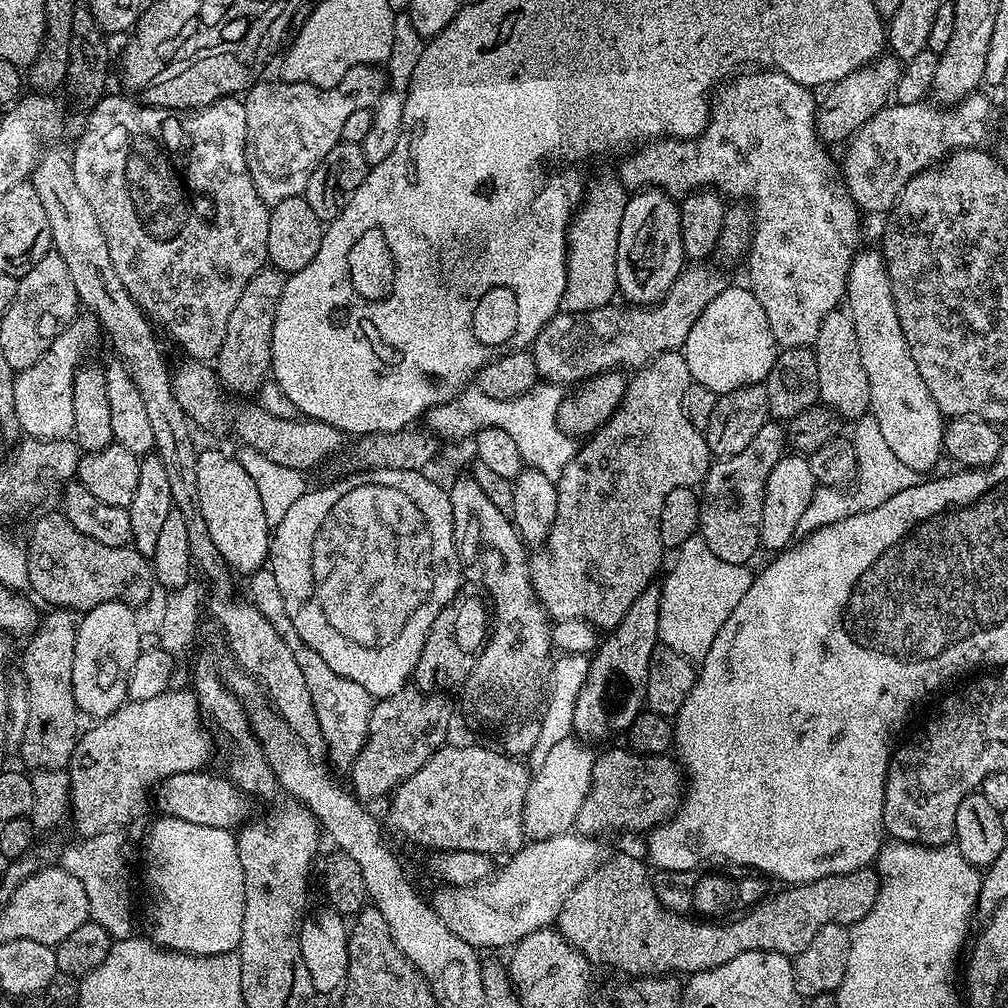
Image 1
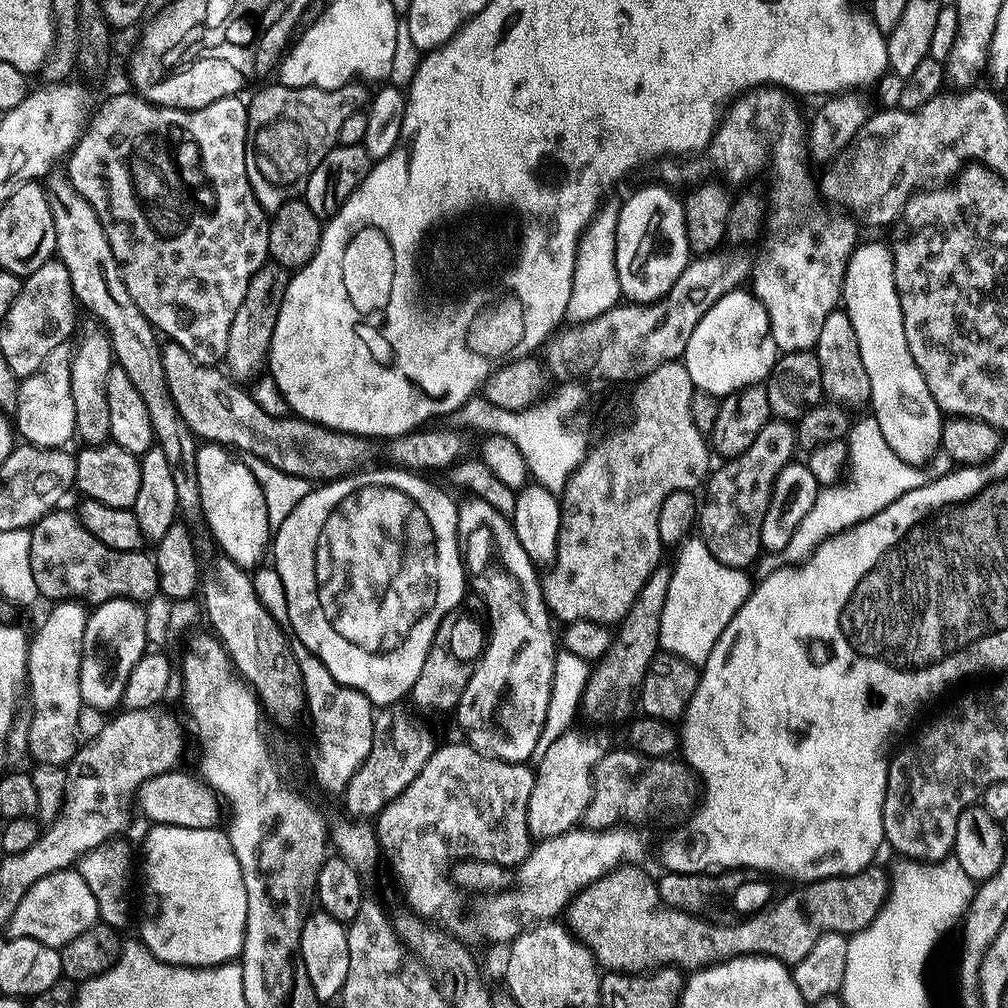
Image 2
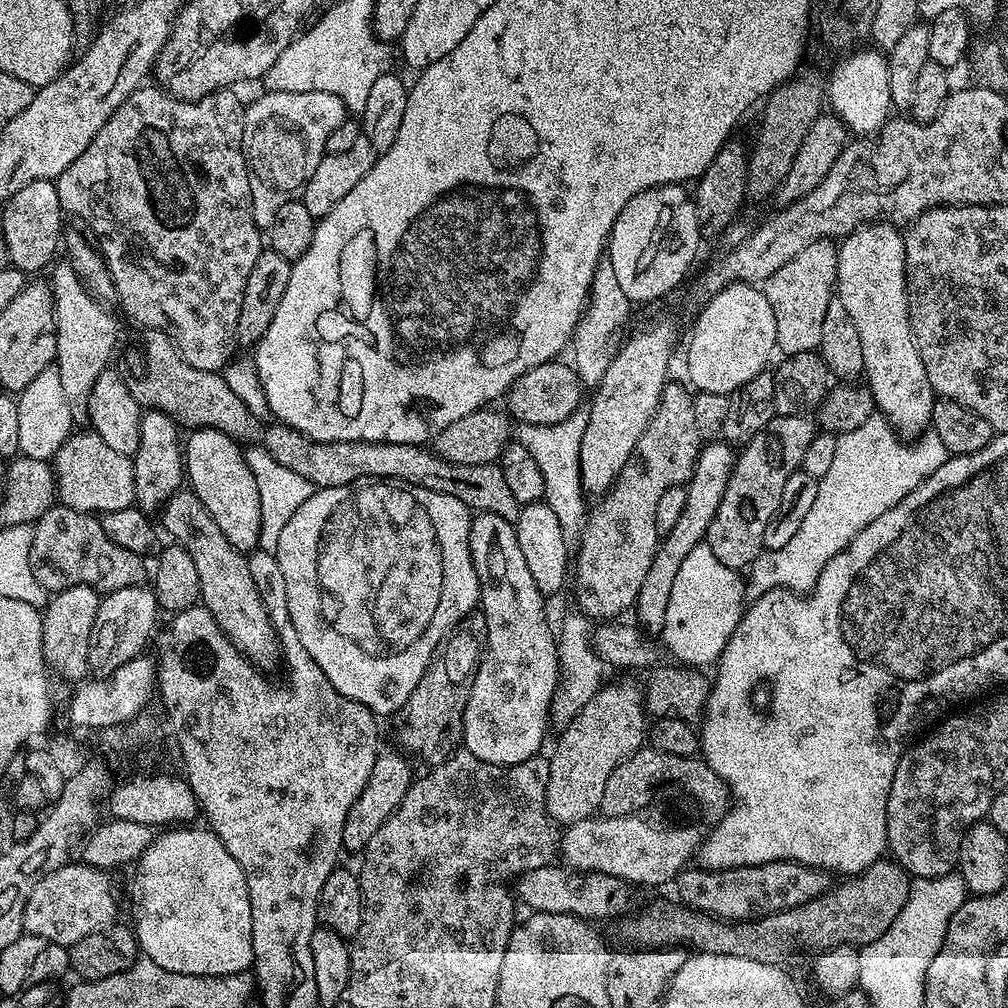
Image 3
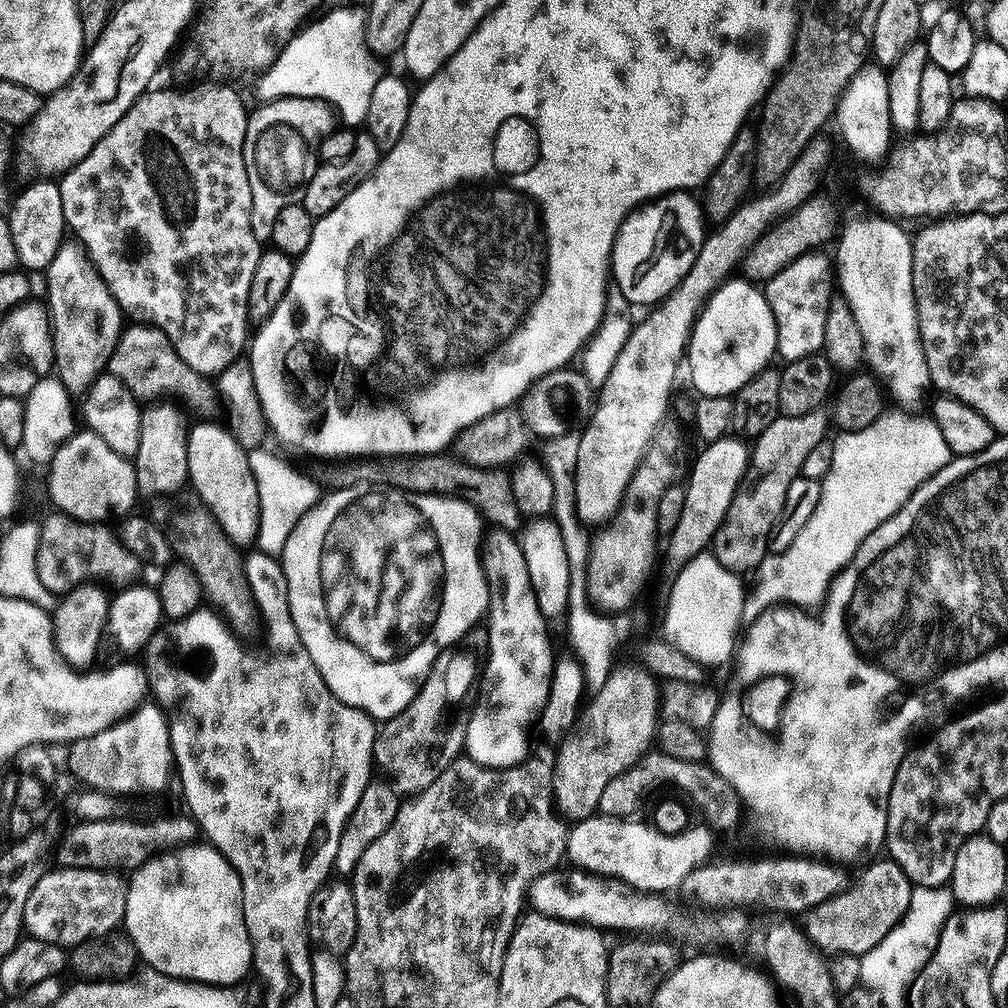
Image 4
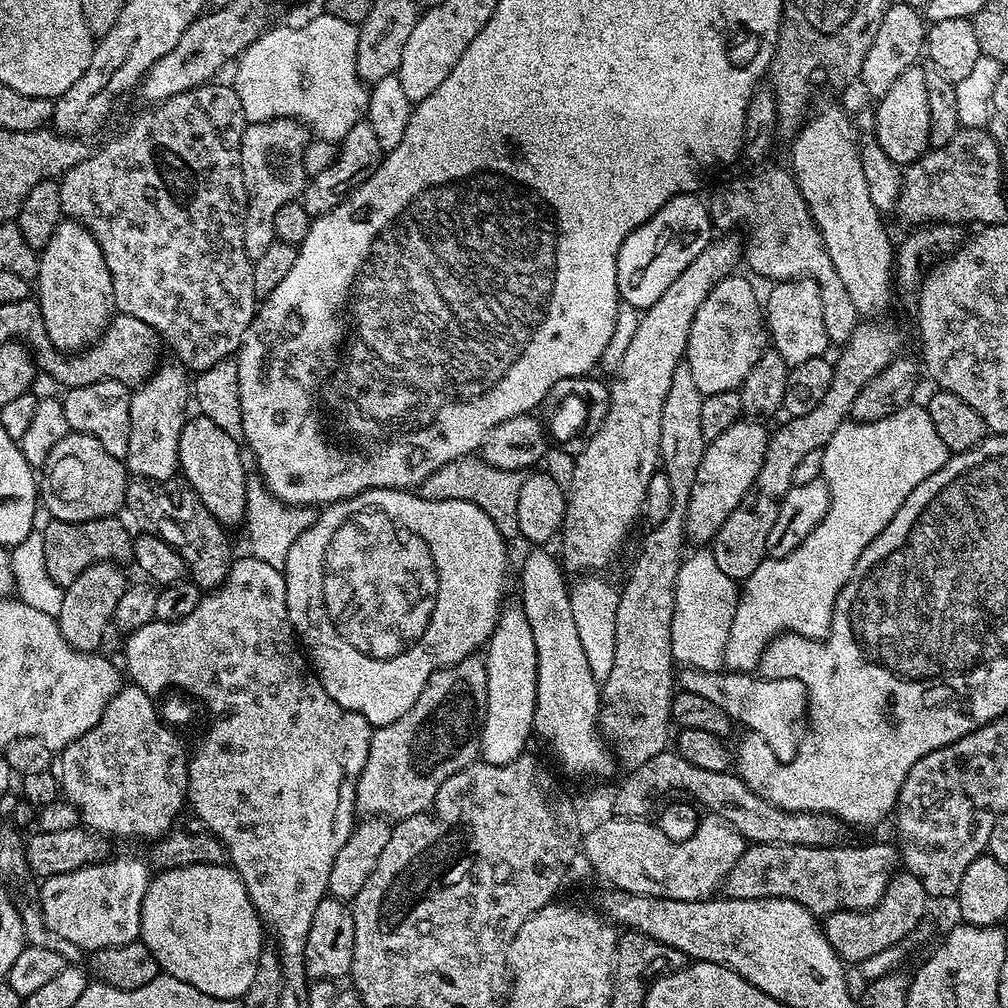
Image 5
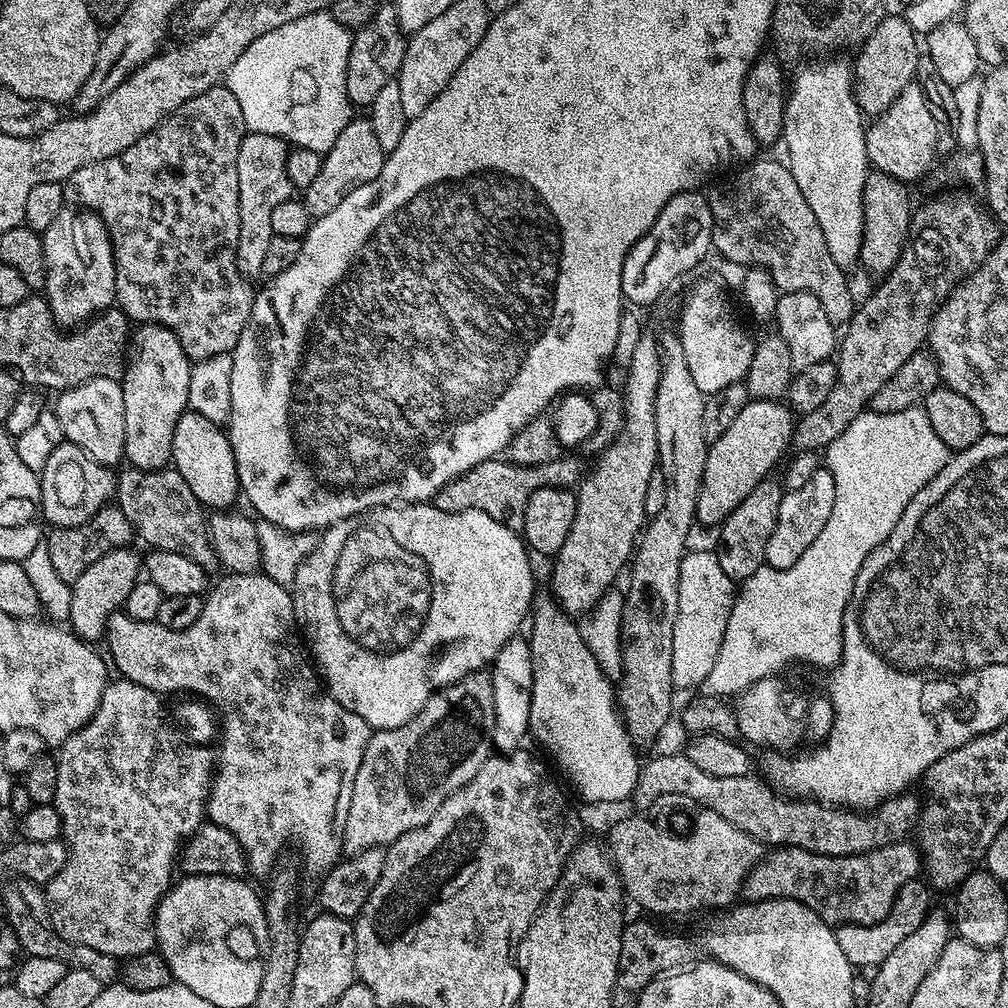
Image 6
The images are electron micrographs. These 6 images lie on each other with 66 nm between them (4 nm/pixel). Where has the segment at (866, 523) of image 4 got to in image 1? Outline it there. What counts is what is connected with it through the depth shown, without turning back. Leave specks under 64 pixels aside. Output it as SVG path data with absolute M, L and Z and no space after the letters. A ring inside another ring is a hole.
M864 414L855 421L856 429L850 433L850 439L856 451L856 479L852 496L848 490L840 488L817 487L814 498L810 498L810 506L806 506L806 514L802 514L800 532L807 534L817 532L839 520L853 516L855 512L865 512L867 508L882 506L894 494L906 490L918 483L918 473L910 470L906 462L898 462L898 454L886 446L886 438L882 438L882 426L870 414Z

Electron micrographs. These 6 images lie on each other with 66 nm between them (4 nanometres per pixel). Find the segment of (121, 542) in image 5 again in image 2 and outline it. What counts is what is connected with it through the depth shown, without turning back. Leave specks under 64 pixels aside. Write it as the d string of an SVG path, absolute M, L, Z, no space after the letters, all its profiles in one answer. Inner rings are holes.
M55 511L46 514L40 521L32 525L30 531L32 537L30 538L30 570L34 570L34 582L38 586L41 597L48 602L59 602L61 600L78 600L83 602L88 606L95 606L97 604L105 604L111 600L135 600L137 602L144 601L148 602L148 599L153 595L154 597L158 592L158 574L156 573L156 561L151 555L147 556L147 551L135 551L127 552L126 550L114 550L110 546L106 546L105 543L101 542L83 525L83 522L80 521L79 515L75 511L68 512L65 516L58 516ZM116 568L120 573L116 576ZM116 580L121 584L120 589L116 589Z

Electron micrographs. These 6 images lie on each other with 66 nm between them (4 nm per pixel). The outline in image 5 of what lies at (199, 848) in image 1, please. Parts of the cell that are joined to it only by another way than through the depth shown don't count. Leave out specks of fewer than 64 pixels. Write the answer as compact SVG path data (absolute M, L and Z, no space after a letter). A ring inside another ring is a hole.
M227 863L191 864L165 868L149 879L146 898L142 902L140 940L160 963L161 973L202 990L202 994L210 994L210 998L239 1001L246 990L250 990L250 982L254 982L260 952L266 946L266 929L235 868Z

